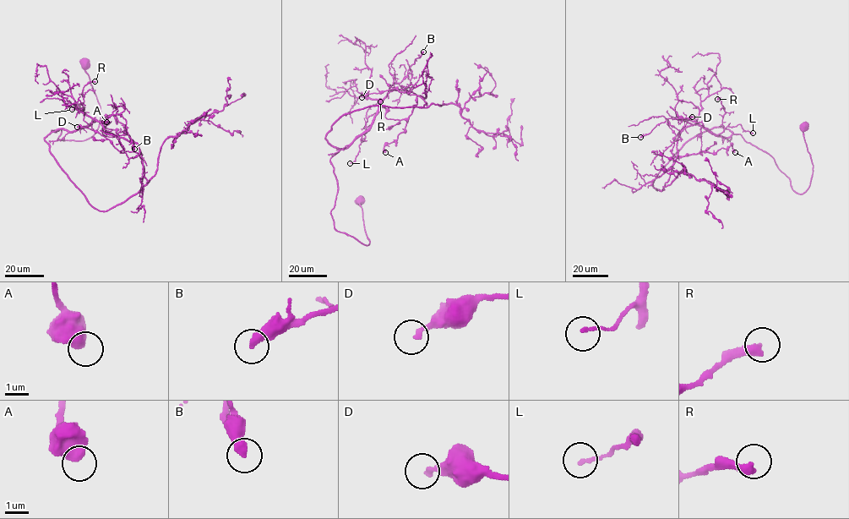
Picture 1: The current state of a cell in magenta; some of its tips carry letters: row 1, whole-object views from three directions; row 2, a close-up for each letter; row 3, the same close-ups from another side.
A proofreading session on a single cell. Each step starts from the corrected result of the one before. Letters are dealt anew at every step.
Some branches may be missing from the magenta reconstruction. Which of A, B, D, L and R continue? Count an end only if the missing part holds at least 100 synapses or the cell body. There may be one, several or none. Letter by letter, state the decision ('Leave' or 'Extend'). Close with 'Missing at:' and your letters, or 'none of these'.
A: Leave
B: Leave
D: Leave
L: Leave
R: Leave
Missing at: none of these

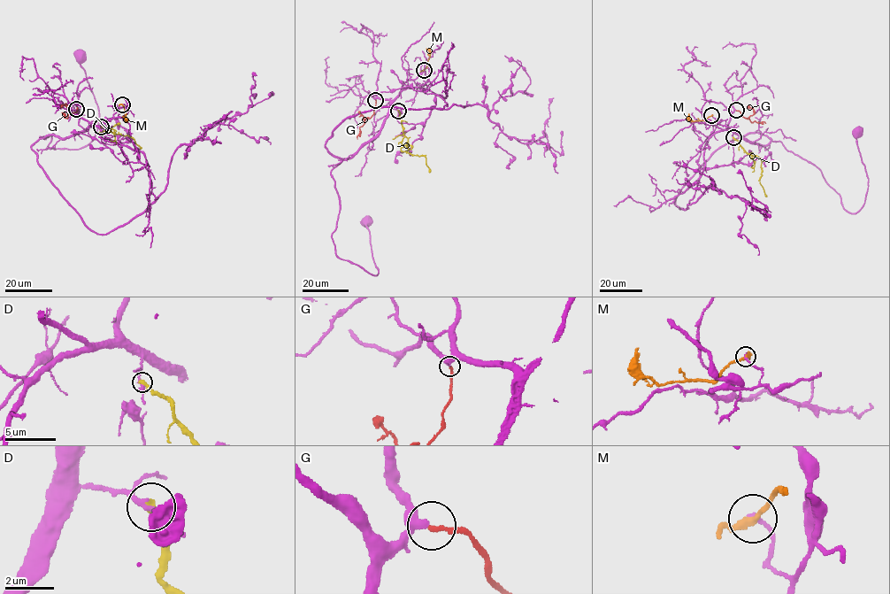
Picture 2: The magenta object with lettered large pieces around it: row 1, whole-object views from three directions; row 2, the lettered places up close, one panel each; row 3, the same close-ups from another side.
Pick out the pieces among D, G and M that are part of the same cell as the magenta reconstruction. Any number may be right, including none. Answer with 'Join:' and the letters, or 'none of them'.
Join: none of them

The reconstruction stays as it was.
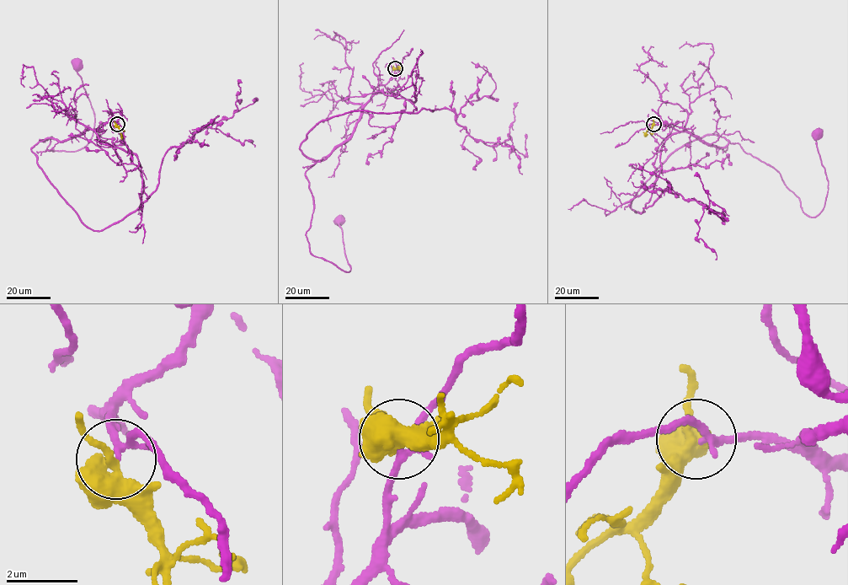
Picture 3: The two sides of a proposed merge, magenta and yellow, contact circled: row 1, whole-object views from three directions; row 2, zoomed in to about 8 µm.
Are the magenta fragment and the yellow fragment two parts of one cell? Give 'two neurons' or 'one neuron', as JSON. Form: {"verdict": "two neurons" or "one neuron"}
{"verdict": "two neurons"}

